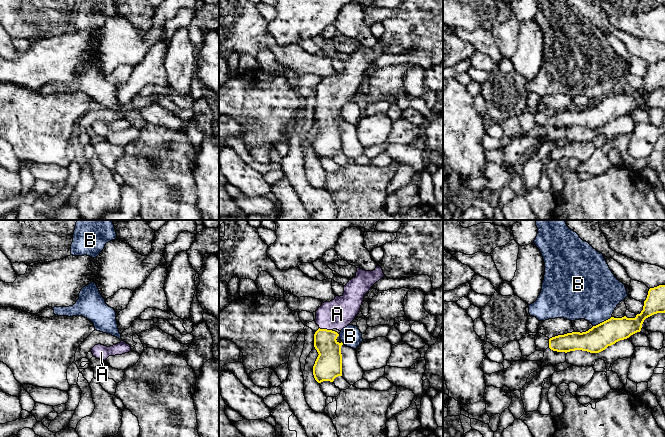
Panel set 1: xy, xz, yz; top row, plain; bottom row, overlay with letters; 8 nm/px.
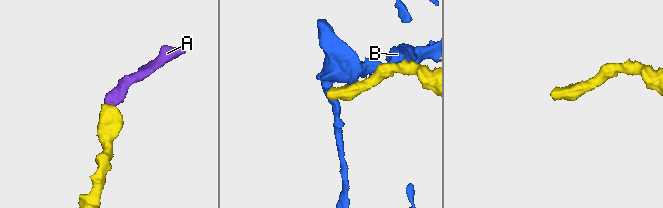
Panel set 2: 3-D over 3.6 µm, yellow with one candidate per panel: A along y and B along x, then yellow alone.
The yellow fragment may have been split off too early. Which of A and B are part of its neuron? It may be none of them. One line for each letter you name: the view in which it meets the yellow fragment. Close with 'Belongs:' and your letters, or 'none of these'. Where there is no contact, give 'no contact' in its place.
A: meets yellow in xz
Belongs: A

